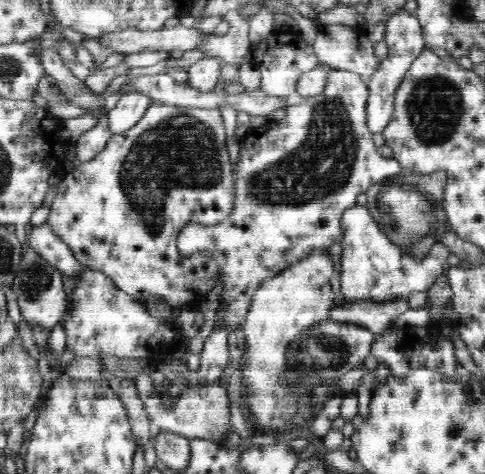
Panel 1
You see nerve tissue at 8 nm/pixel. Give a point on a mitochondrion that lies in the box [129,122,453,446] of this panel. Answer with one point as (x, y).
(405, 206)

